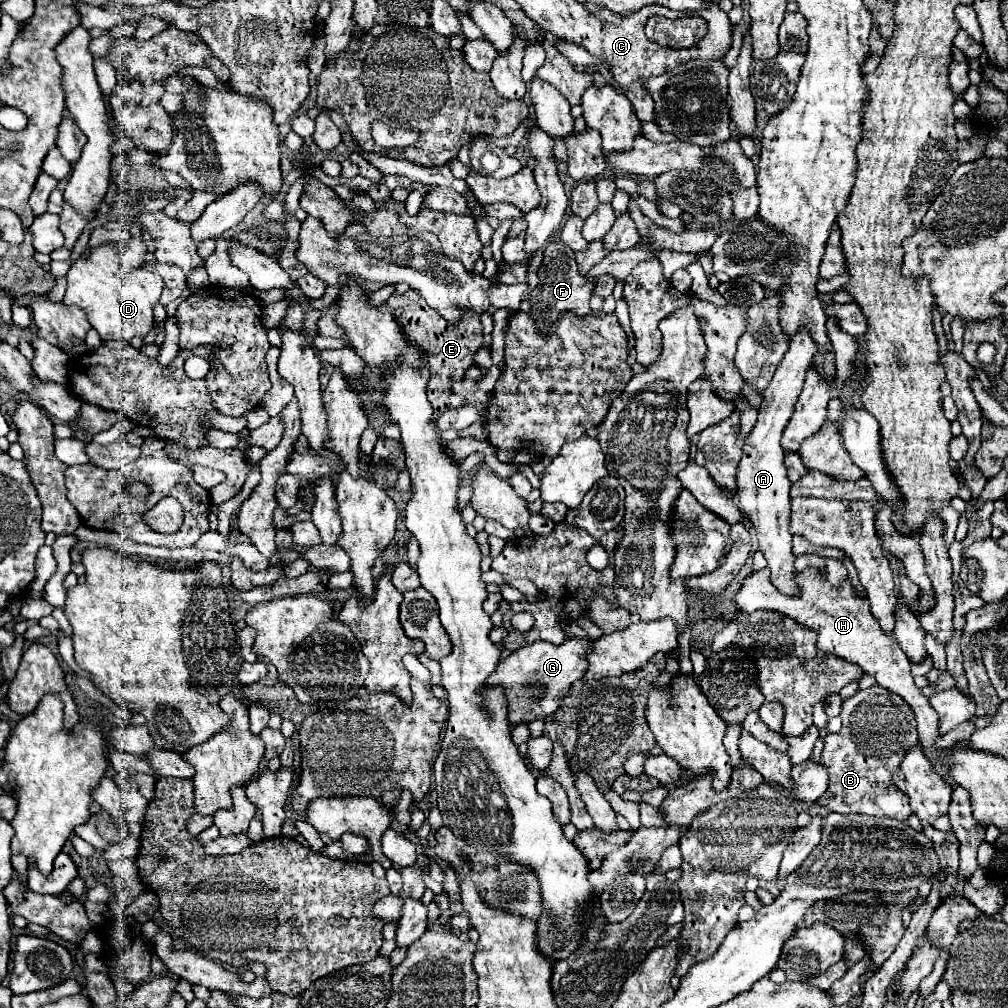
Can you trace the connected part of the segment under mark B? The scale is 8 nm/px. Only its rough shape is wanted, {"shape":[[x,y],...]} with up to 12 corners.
{"shape":[[871,686],[841,706],[825,736],[839,814],[907,822],[909,800],[891,784],[919,744],[913,710]]}

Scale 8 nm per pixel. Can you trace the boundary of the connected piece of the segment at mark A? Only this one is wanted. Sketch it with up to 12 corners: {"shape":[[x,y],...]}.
{"shape":[[801,328],[763,392],[737,496],[787,596],[791,508],[781,434],[817,352]]}

